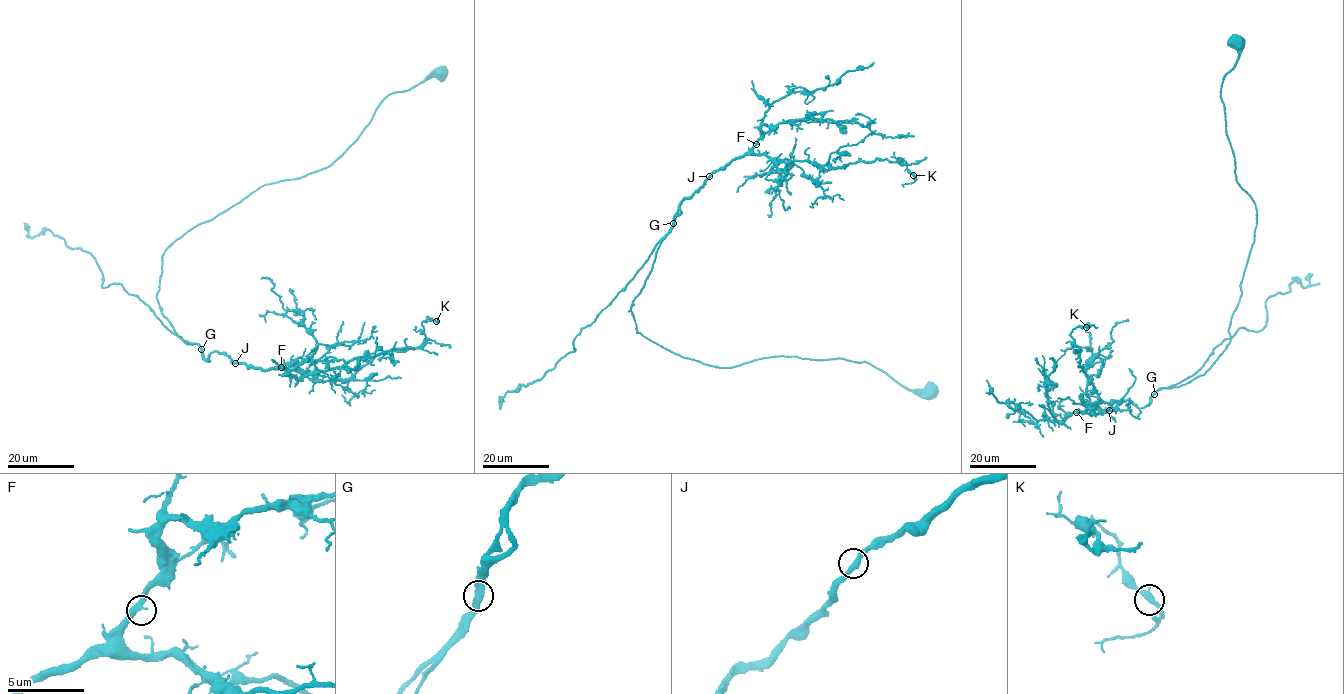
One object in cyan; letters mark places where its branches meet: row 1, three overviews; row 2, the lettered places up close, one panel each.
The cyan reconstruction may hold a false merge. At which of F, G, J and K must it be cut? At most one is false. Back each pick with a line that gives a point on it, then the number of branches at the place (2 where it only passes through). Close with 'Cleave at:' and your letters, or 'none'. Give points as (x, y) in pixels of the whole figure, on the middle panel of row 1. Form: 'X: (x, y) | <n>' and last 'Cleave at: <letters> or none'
Cleave at: none

